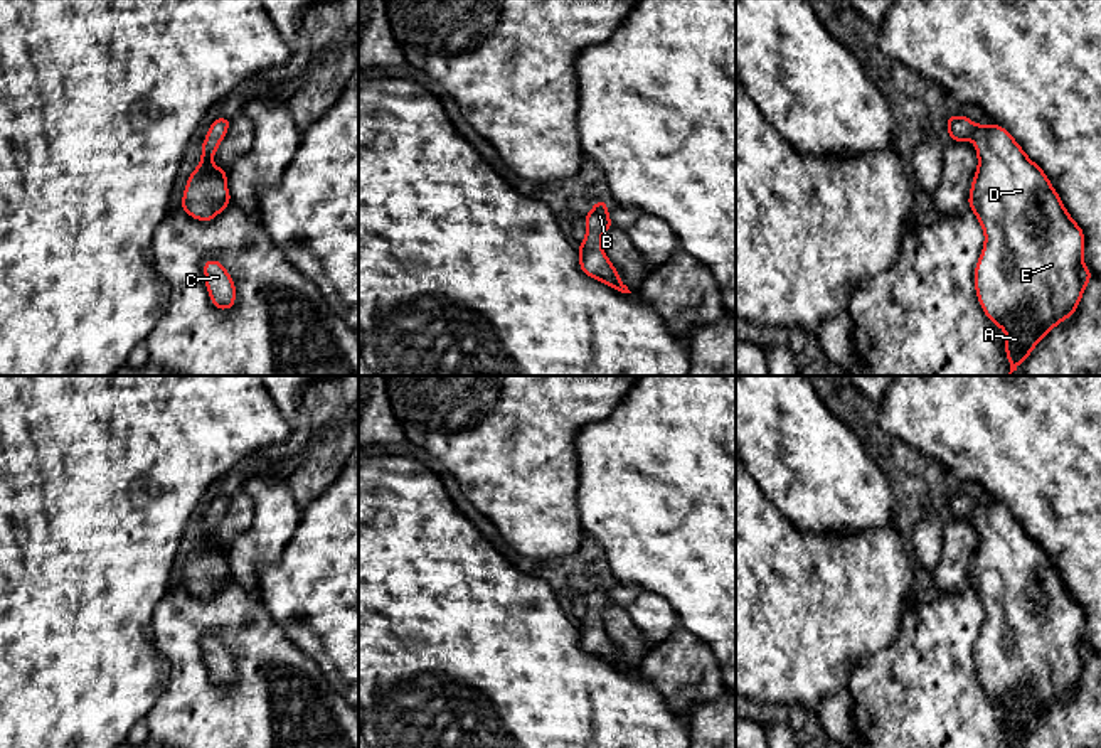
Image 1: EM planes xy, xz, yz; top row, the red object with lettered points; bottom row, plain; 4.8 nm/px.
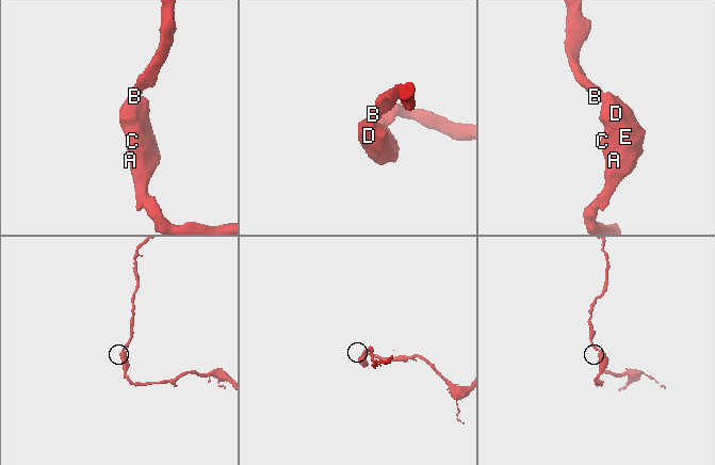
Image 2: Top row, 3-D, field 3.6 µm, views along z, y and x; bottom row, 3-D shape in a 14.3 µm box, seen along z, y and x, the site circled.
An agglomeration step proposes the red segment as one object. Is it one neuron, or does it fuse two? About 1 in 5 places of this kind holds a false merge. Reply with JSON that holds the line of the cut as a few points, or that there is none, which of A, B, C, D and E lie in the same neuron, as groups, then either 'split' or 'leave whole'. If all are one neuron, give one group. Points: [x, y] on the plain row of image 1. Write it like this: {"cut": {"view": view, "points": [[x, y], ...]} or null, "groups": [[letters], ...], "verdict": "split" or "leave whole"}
{"cut": null, "groups": [["A", "B", "C", "D", "E"]], "verdict": "leave whole"}

